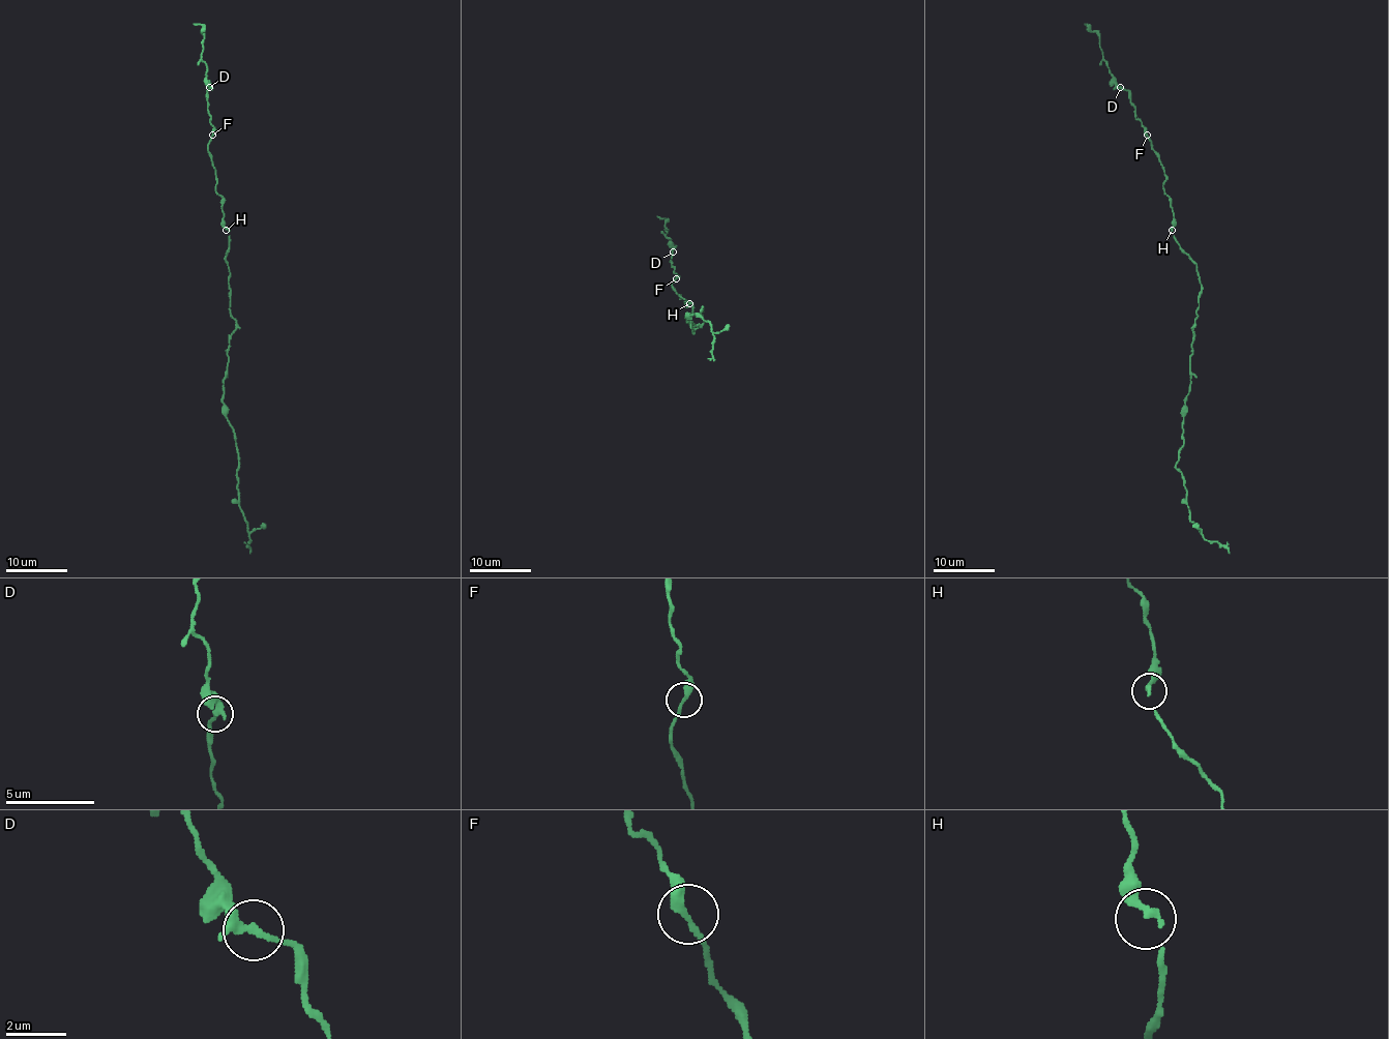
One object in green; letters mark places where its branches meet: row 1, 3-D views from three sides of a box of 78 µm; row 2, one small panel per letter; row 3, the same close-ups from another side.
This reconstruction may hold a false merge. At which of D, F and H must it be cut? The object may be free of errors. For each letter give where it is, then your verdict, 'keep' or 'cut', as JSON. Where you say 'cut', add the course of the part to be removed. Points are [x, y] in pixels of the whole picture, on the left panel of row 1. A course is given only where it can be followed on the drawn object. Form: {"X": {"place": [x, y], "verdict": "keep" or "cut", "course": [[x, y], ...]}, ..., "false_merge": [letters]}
{"D": {"place": [209, 87], "verdict": "keep"}, "F": {"place": [212, 135], "verdict": "keep"}, "H": {"place": [226, 230], "verdict": "keep"}, "false_merge": []}

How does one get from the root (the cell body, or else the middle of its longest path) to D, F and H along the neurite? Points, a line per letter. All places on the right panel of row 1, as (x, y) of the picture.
D: (1199, 279), (1195, 263), (1172, 231), (1172, 201), (1163, 193), (1159, 155), (1135, 117), (1130, 94), (1120, 88)
F: (1199, 279), (1195, 263), (1173, 236), (1172, 201), (1163, 193), (1163, 167), (1147, 135)
H: (1199, 279), (1195, 263), (1179, 246), (1172, 230)

